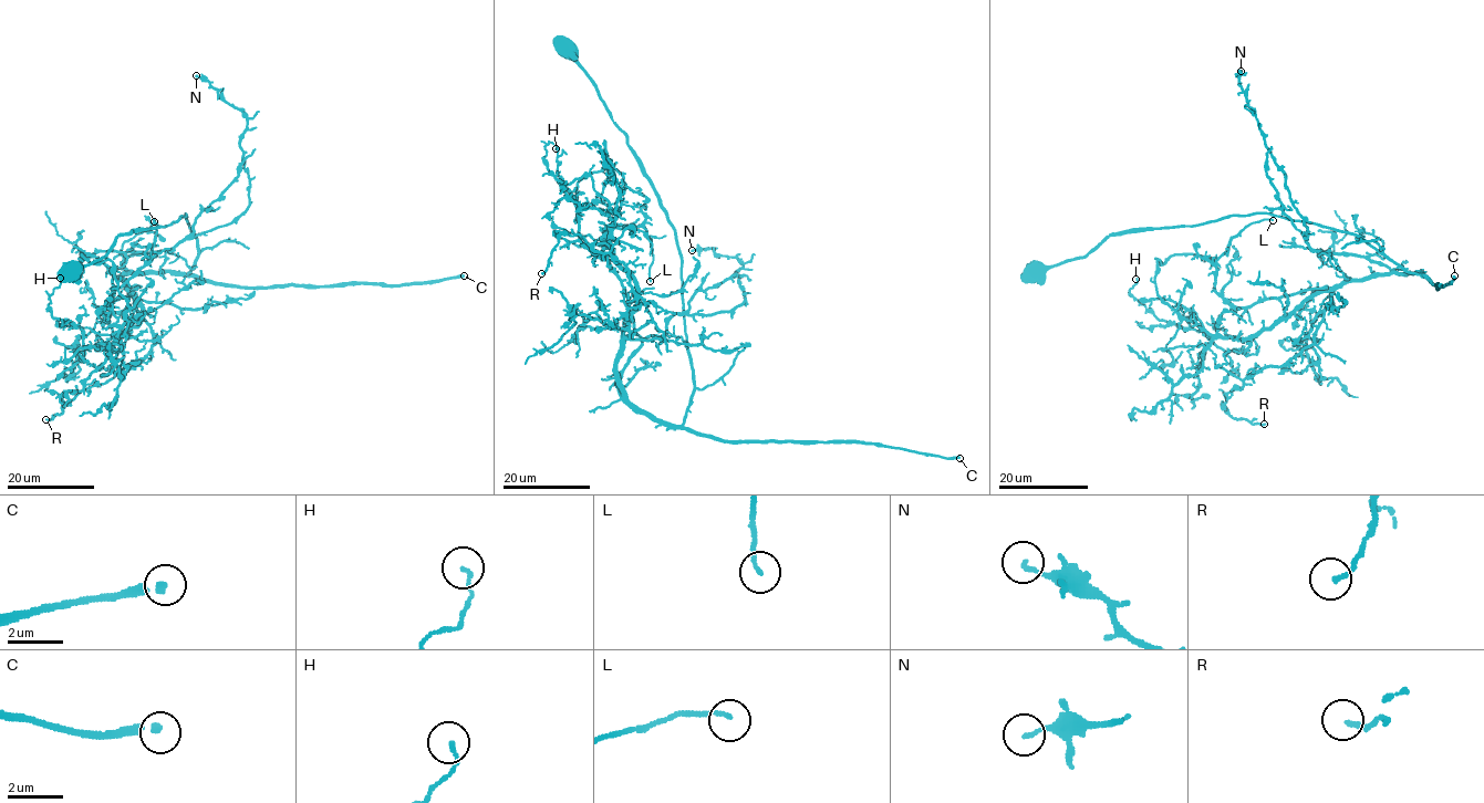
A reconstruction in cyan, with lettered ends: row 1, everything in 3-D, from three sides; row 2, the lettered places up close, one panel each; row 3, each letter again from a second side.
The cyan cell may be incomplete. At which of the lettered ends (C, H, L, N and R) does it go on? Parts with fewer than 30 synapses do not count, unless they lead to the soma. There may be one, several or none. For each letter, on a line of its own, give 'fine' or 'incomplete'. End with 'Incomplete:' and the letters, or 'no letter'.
C: incomplete
H: fine
L: fine
N: fine
R: fine
Incomplete: C

